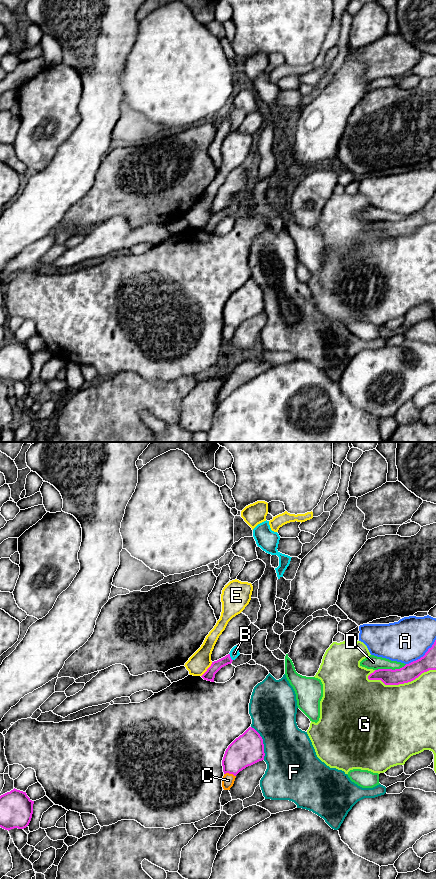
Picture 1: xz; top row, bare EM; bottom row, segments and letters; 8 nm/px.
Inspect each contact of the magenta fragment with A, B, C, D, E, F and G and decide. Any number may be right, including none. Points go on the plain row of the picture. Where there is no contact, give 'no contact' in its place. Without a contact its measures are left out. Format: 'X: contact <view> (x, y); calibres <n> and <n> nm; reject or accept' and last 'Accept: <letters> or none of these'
A: contact xz (423, 208); calibres 140 and 340 nm; reject
B: contact xz (230, 209); calibres 90 and 80 nm; accept
C: contact xz (230, 325); calibres 260 and 100 nm; reject
D: contact xz (390, 221); calibres 140 and 110 nm; reject
E: contact xz (207, 221); calibres 90 and 170 nm; reject
F: contact xz (262, 295); calibres 260 and 400 nm; reject
G: contact xz (401, 235); calibres 140 and 480 nm; reject
Accept: B

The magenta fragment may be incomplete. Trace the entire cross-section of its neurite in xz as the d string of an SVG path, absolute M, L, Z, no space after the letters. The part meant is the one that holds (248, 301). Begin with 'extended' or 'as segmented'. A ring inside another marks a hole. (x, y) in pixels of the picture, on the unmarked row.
as segmented; M249 279L226 301L223 312L223 324L236 328L240 323L264 312L264 296L260 286Z

